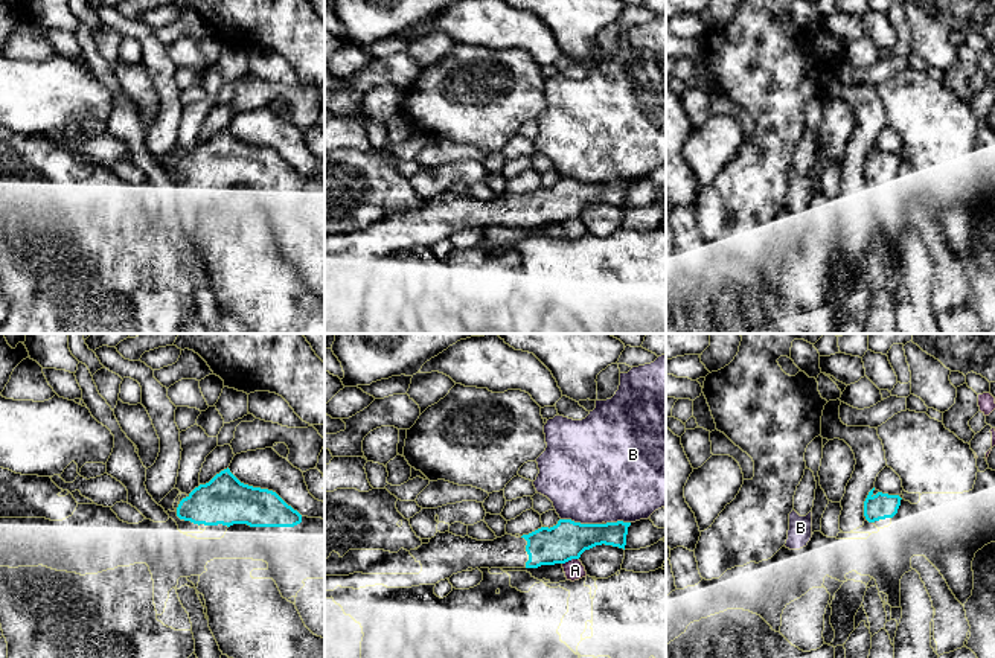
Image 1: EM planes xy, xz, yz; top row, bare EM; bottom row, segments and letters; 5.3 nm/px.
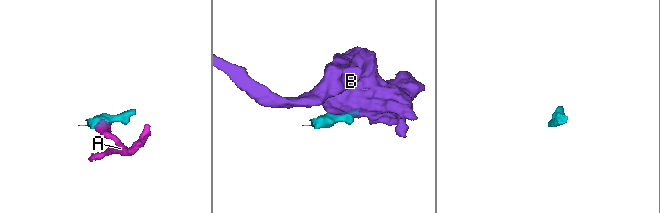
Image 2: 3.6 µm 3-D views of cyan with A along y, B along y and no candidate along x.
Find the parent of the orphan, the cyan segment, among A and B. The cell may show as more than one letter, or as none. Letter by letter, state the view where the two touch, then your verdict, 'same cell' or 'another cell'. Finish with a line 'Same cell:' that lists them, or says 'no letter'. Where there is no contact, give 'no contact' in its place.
A: xz | another cell
B: xz | another cell
Same cell: no letter

